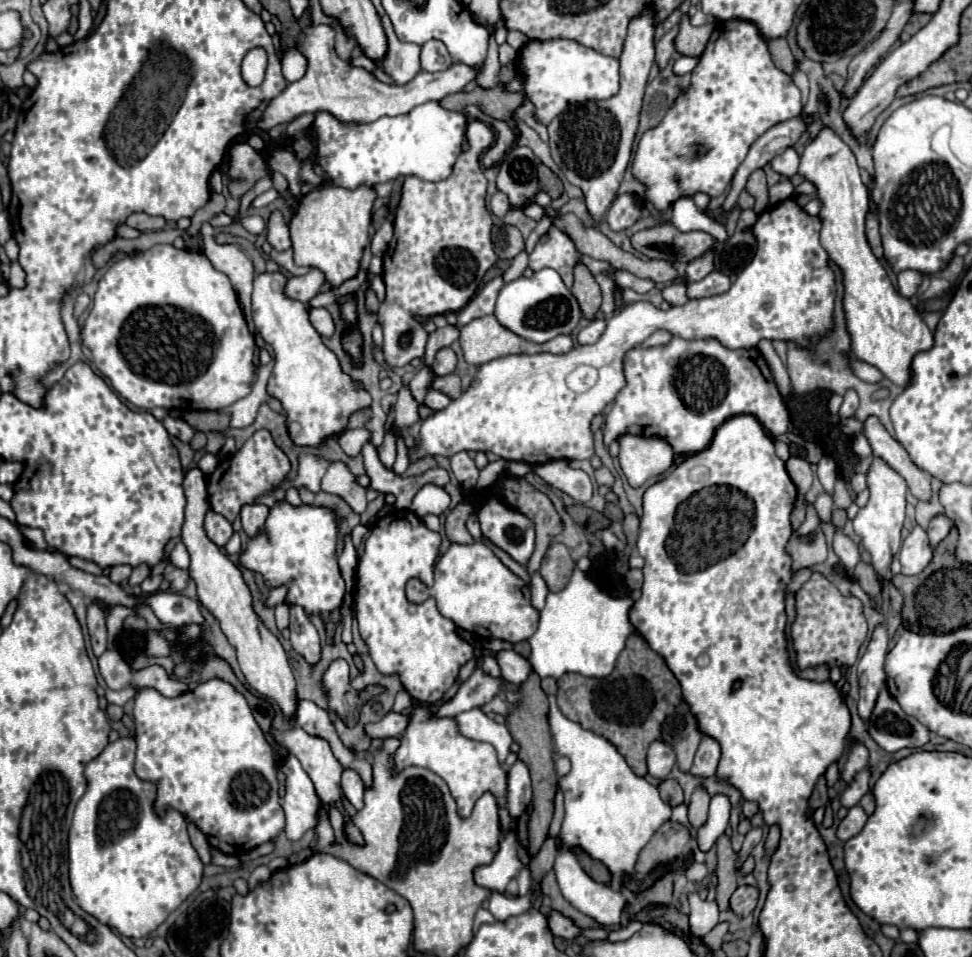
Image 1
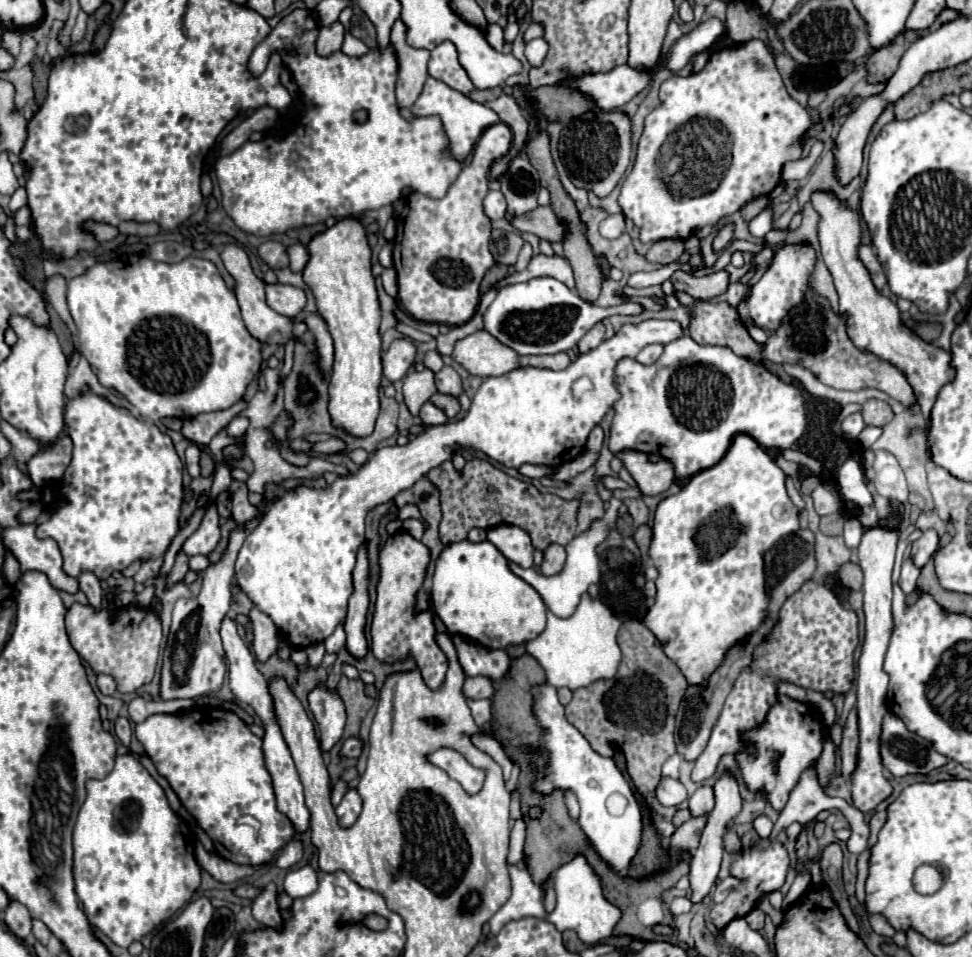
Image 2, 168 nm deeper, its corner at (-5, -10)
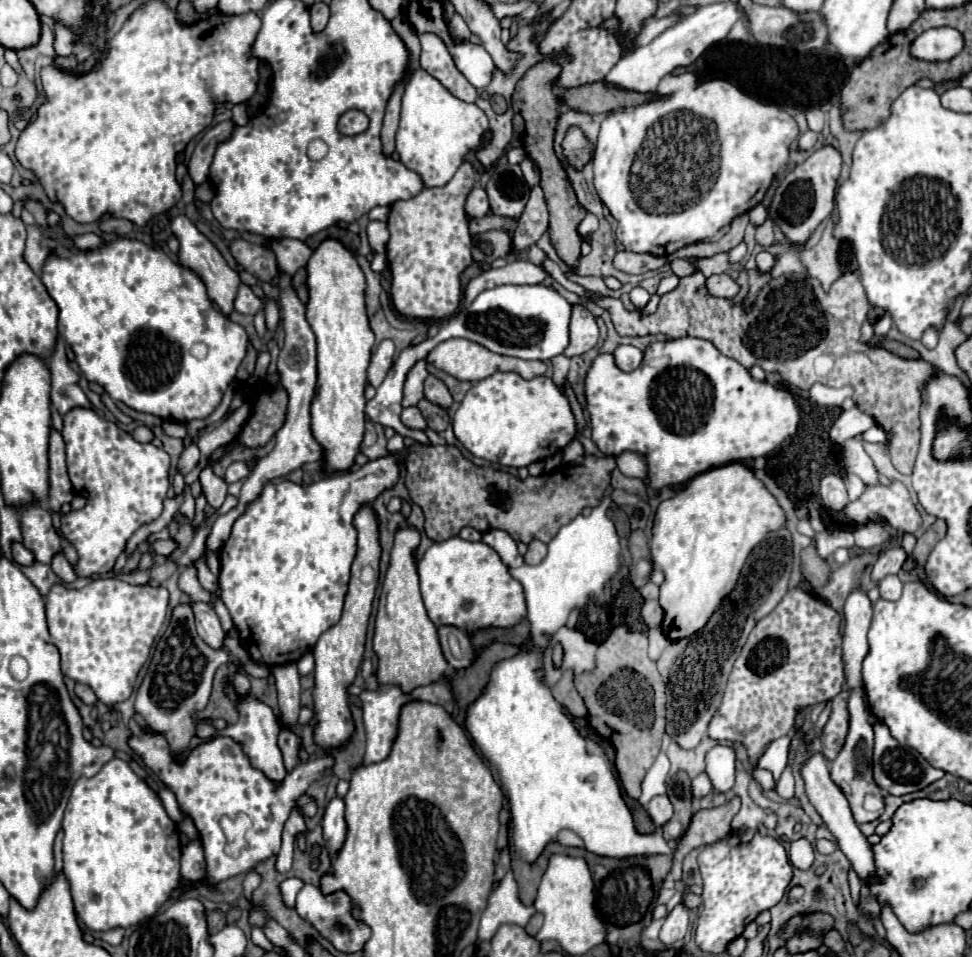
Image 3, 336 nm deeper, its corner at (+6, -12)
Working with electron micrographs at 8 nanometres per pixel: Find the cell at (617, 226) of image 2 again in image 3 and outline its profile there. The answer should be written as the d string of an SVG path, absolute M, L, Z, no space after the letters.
M587 214L587 216L581 220L581 224L579 224L579 234L581 234L581 236L587 236L587 234L593 234L597 228L599 228L597 216Z

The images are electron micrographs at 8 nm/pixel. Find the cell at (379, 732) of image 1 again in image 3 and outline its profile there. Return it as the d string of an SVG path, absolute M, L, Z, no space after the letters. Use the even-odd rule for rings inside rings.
M135 720L129 722L129 728L131 728L131 736L129 736L131 750L177 796L179 808L193 820L195 828L199 830L199 838L207 862L207 878L213 884L229 880L237 874L247 874L259 862L265 862L271 856L275 856L281 848L283 824L287 822L297 796L301 796L311 782L323 778L323 774L331 770L335 764L331 752L317 750L307 762L295 768L297 774L289 774L283 780L283 784L277 788L273 782L265 778L263 772L251 766L247 754L243 752L243 744L235 742L229 736L217 736L209 742L201 742L185 756L185 760L181 760L169 748L169 742L161 732L141 728ZM239 812L247 814L253 820L253 826L247 830L247 840L245 840L247 848L241 850L241 854L235 858L229 852L225 852L227 840L219 828L219 818L237 816Z

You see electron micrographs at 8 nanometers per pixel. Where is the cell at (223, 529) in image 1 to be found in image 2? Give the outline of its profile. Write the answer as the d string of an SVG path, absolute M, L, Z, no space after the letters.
M212 504L206 510L206 516L200 524L200 528L184 542L182 552L188 556L194 554L210 554L220 540L220 526L218 526L218 510L216 504Z

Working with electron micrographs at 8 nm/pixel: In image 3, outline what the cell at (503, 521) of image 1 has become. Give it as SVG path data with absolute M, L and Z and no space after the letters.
M489 530L483 534L481 540L489 544L509 568L517 568L523 564L523 556L517 550L517 542L505 530Z

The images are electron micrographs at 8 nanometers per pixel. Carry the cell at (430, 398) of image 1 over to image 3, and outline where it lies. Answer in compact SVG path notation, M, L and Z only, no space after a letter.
M411 406L411 408L403 408L401 412L401 422L409 428L415 428L415 430L425 430L427 428L427 422L421 414L421 410L417 406Z

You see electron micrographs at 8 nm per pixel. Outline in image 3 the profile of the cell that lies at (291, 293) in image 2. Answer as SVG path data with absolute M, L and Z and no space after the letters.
M247 284L239 286L239 294L237 294L237 300L235 300L235 310L237 312L241 312L241 314L257 314L257 312L265 310L265 304L267 304L267 300L257 298Z

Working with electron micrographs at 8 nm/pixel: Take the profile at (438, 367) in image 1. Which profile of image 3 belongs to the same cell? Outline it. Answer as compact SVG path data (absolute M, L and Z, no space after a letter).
M427 376L425 380L425 398L441 408L449 408L453 404L453 398L447 390L447 386L437 376Z

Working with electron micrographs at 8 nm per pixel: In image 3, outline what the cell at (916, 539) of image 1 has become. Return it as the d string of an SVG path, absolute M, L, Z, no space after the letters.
M891 574L891 576L885 576L879 584L879 590L881 590L881 598L885 600L897 600L901 596L901 588L903 588L903 582L899 576Z

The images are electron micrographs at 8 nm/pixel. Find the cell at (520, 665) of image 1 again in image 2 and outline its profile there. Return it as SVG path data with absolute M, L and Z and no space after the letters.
M456 634L452 636L458 660L466 676L486 676L490 680L500 680L510 666L510 656L504 650L492 650L486 646L480 646L468 636Z

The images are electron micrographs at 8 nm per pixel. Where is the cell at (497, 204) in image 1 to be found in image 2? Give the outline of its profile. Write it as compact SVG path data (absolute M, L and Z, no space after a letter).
M490 190L484 198L484 212L490 220L500 220L506 216L506 200L500 190Z

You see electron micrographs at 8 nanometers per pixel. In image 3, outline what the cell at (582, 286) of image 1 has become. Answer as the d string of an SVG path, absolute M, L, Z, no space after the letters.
M539 62L535 64L515 86L511 106L515 112L519 112L525 120L525 154L537 164L539 176L541 176L541 188L545 194L547 210L549 210L549 238L551 244L555 246L559 258L575 268L581 258L581 242L583 238L577 232L579 222L585 218L585 210L579 206L575 192L553 152L553 132L559 116L559 106L561 98L557 88L553 86L553 80L559 76L559 68L553 62Z

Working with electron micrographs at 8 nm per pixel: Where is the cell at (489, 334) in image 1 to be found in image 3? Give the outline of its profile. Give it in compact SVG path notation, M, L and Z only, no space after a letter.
M449 338L449 340L437 344L429 352L427 362L431 362L435 368L455 376L457 380L469 380L469 382L479 382L495 372L517 372L523 378L535 378L535 376L541 376L547 372L547 364L541 360L517 360L511 356L497 356L495 352L481 348L481 344L473 344L471 340L457 340L457 338Z

